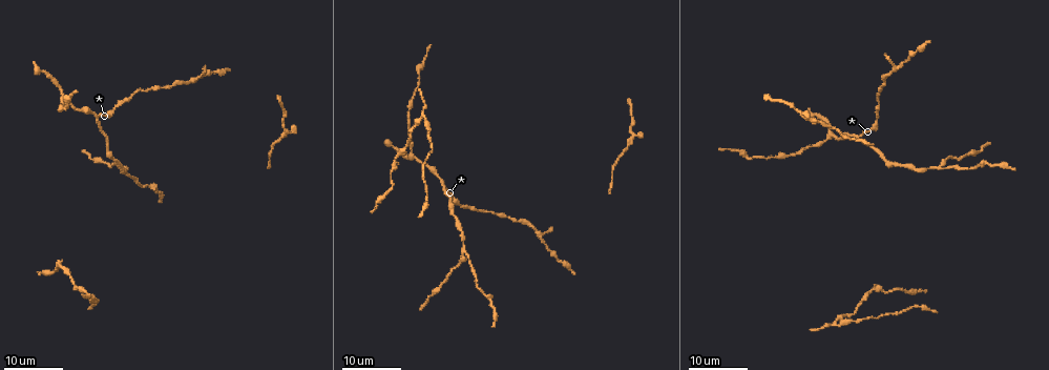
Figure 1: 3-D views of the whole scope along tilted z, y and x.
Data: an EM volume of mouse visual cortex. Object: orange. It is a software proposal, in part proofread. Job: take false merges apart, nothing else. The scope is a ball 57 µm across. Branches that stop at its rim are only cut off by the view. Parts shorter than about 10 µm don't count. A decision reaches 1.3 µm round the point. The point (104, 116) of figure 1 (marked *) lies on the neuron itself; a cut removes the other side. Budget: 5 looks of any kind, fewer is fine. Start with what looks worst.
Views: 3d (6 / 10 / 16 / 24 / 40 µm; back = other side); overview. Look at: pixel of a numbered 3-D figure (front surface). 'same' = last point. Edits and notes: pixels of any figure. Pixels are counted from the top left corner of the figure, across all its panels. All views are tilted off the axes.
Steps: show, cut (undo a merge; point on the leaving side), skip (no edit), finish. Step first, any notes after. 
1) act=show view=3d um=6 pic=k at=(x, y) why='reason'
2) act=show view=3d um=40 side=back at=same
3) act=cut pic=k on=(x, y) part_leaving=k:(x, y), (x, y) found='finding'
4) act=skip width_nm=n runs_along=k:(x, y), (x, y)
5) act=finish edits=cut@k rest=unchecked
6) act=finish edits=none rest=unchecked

act=show view=3d um=24 pic=1 at=(97, 119) why='two arms in line, one across'

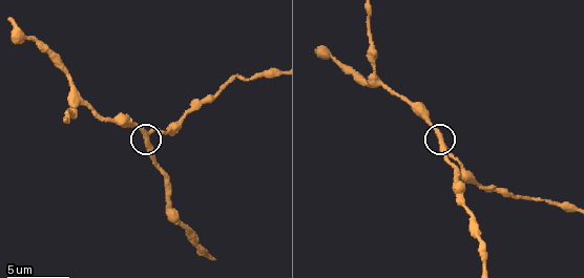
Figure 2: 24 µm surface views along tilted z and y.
act=show view=3d um=10 pic=2 at=(439, 140)

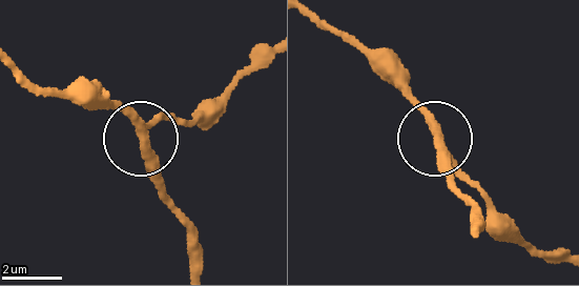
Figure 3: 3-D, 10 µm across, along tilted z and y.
act=skip runs_along=3:(470, 181), (427, 115), (386, 81) found='continuous, no second neuron'

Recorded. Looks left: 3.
act=show view=3d um=16 pic=2 at=(459, 190)

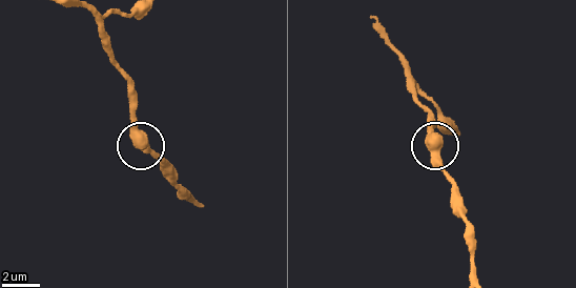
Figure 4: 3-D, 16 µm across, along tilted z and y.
act=skip width_nm=460 runs_along=4:(427, 97), (409, 70), (454, 197) found='one neuron here'

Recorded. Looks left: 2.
act=show view=3d um=6 pic=2 at=(209, 254) why='branch point'

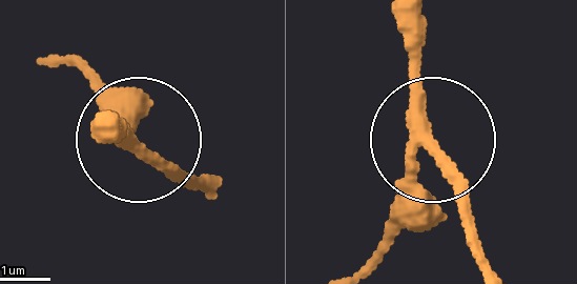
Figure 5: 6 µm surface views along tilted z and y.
act=skip side_arm_um=14 runs_along=5:(100, 113), (124, 142), (121, 99), (82, 65) found='all the same neuron'

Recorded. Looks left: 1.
act=finish edits=none rest=unchecked

